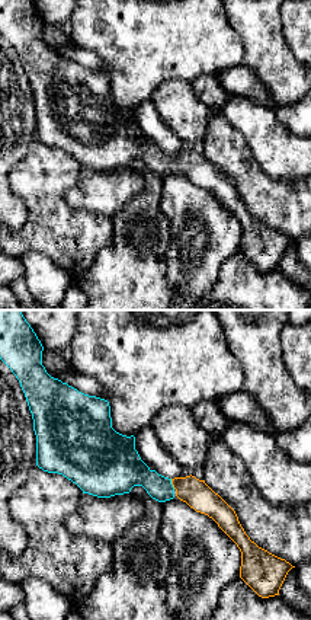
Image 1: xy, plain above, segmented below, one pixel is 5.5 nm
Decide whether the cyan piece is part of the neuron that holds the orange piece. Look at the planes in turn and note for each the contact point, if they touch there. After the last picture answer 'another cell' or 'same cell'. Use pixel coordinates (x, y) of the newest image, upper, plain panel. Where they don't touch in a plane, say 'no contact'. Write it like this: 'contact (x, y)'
contact (172, 157)

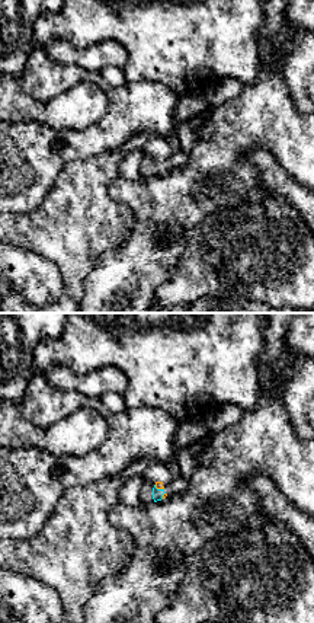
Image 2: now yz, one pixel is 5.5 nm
contact (159, 162)

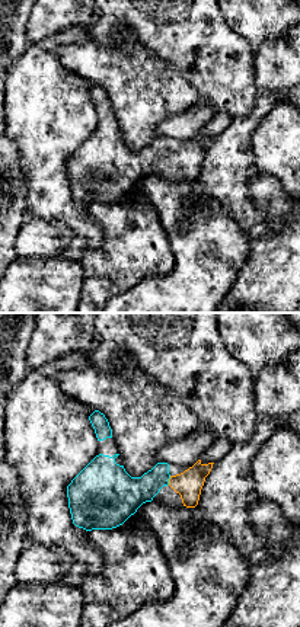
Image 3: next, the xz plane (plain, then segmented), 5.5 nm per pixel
contact (169, 154)

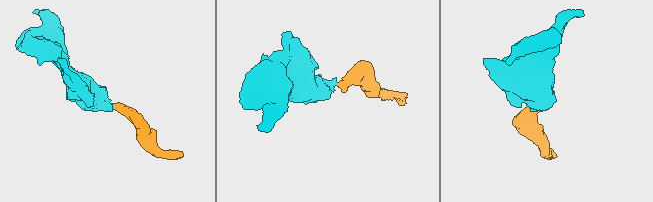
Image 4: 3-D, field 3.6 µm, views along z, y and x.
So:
same cell

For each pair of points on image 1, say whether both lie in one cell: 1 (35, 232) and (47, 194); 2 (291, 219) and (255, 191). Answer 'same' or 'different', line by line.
1: same
2: same

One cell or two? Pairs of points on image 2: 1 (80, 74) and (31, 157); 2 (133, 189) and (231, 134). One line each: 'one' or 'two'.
1: one
2: one

